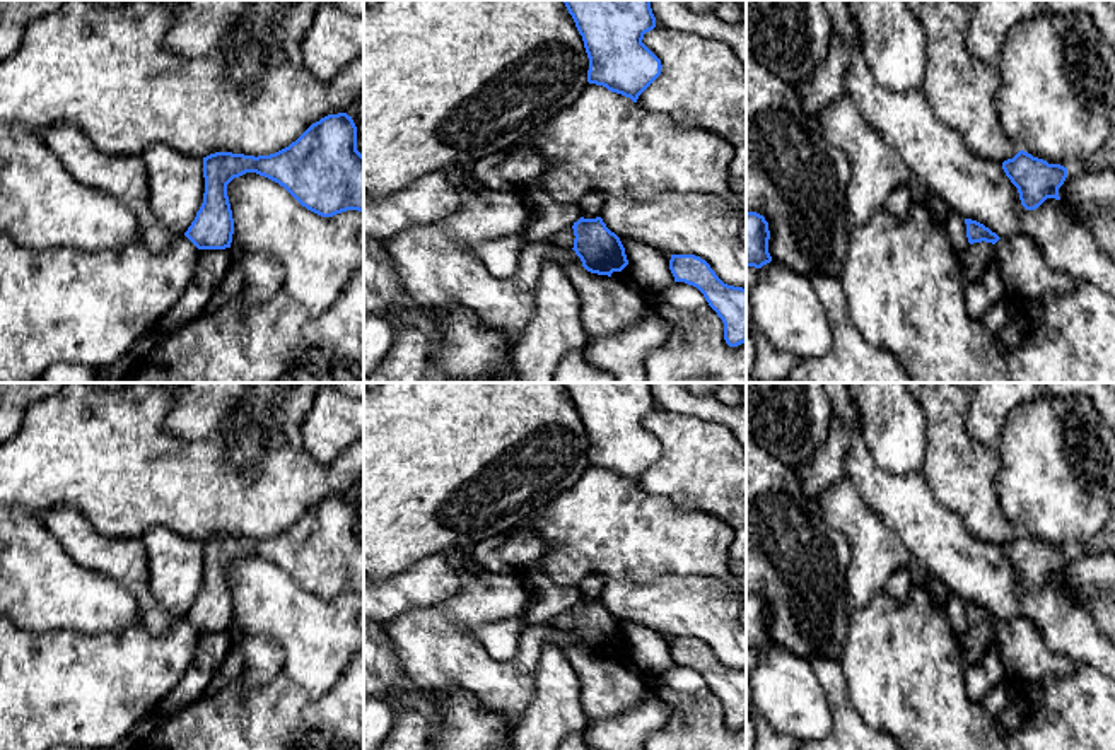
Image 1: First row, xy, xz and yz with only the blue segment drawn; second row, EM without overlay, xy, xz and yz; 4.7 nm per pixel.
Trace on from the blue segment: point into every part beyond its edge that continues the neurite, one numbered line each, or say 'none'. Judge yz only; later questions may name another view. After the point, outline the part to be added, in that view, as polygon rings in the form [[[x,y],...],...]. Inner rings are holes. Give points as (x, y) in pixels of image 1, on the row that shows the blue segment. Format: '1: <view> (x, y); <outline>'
none

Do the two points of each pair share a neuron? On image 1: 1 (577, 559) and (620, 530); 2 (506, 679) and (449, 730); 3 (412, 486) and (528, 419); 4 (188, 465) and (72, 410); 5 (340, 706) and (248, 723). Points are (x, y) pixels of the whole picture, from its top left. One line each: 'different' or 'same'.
1: same
2: different
3: same
4: same
5: same

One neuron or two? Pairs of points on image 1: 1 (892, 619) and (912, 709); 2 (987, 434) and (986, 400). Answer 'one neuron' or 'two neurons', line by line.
1: one neuron
2: one neuron

